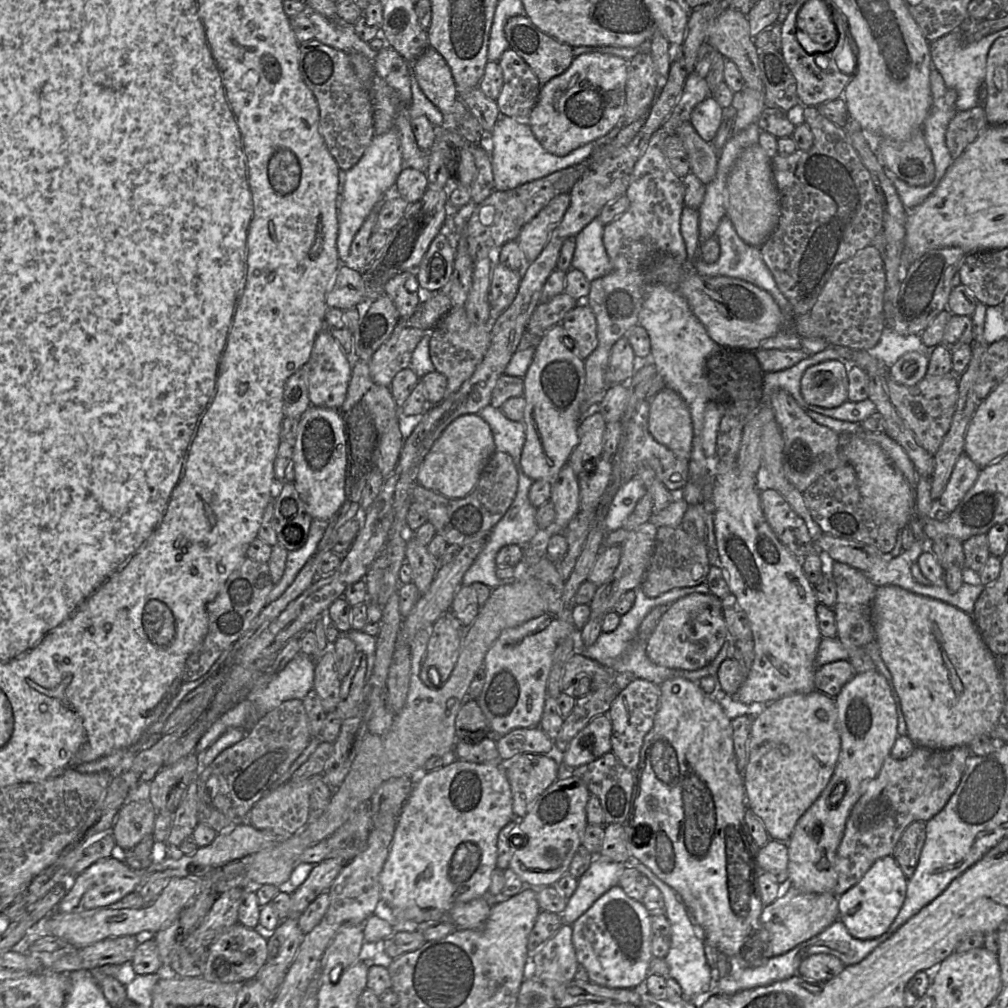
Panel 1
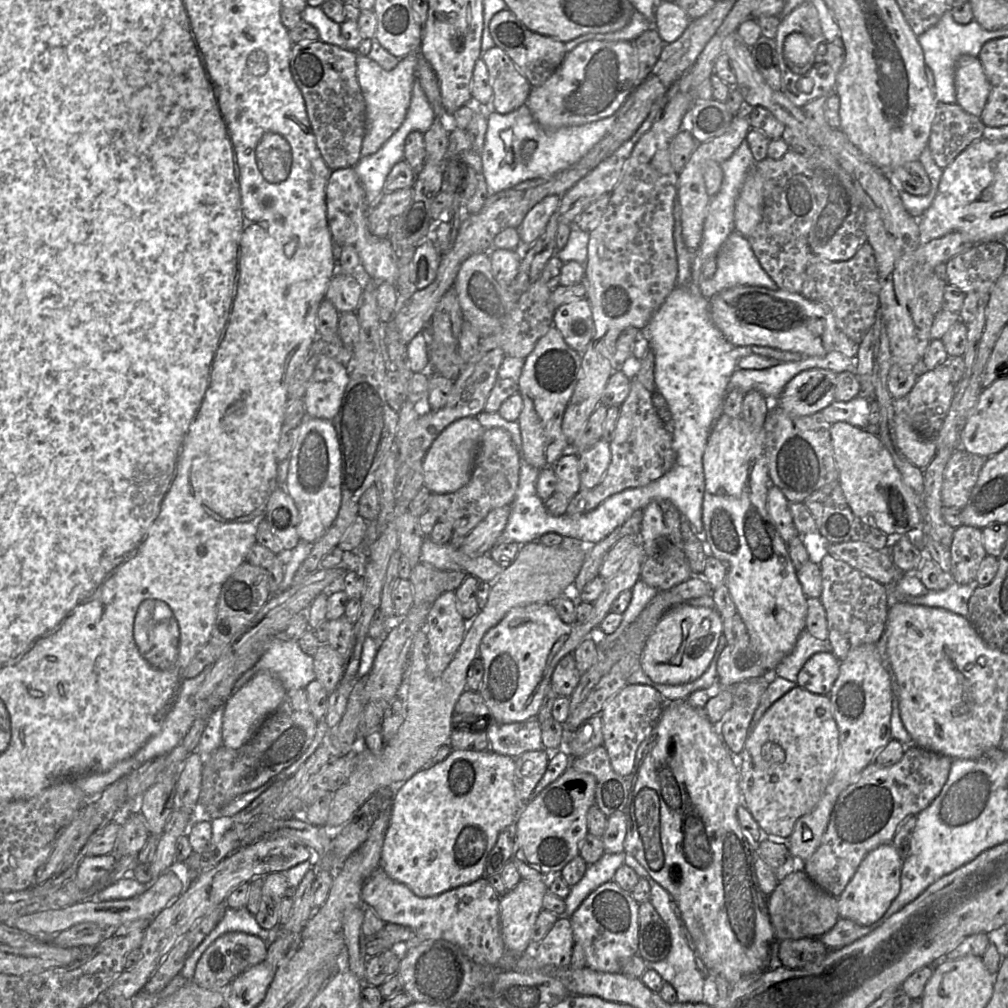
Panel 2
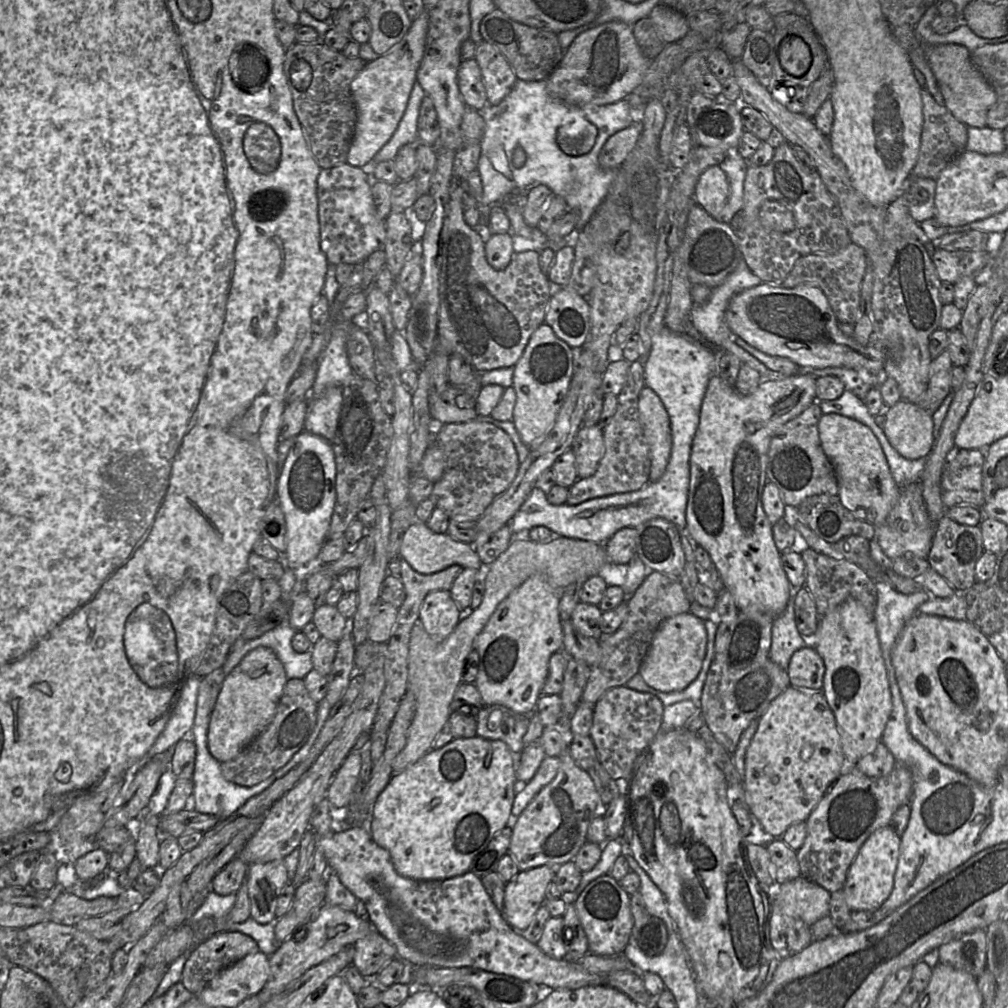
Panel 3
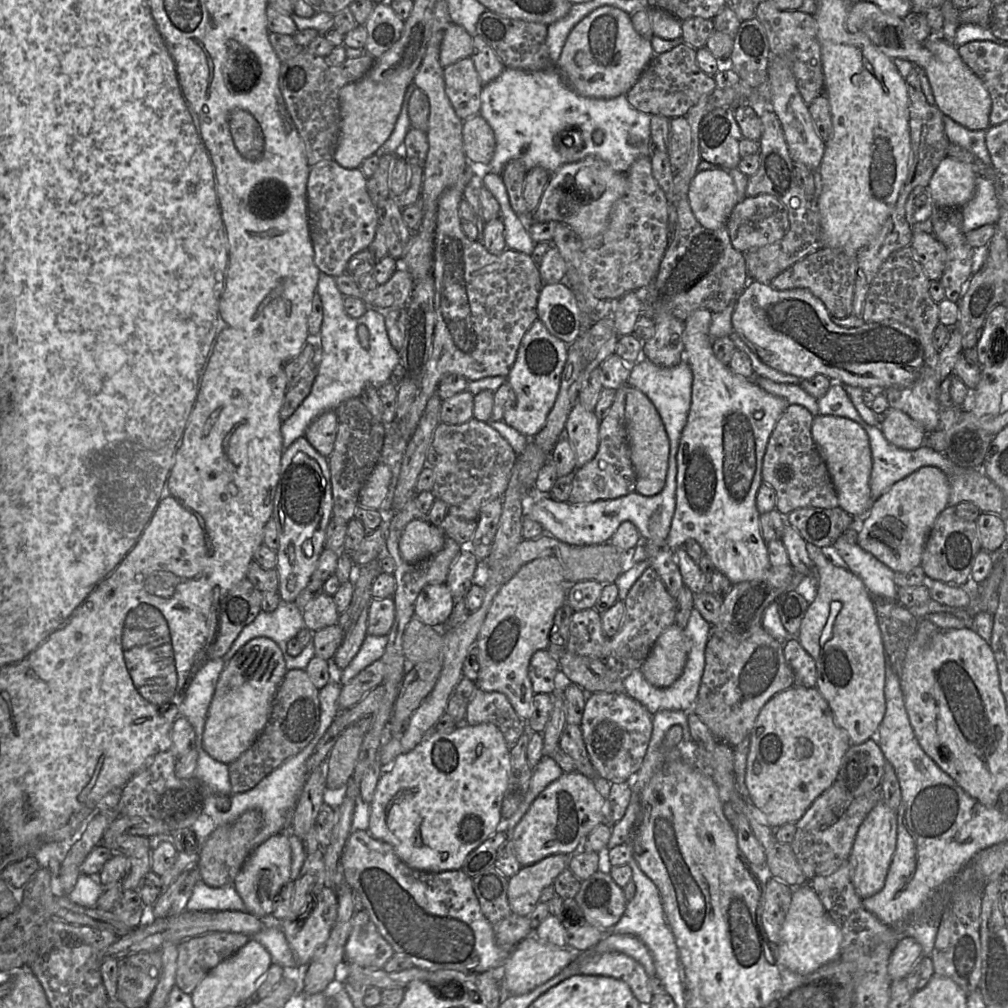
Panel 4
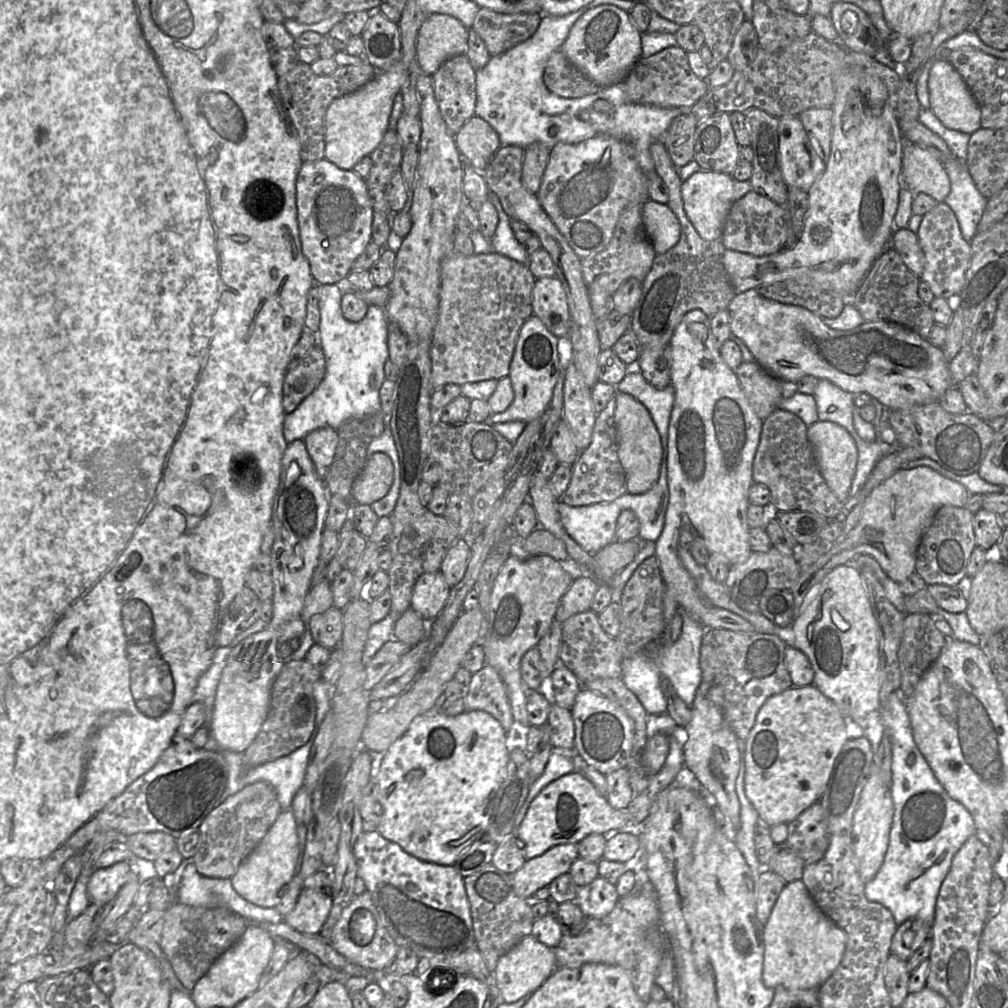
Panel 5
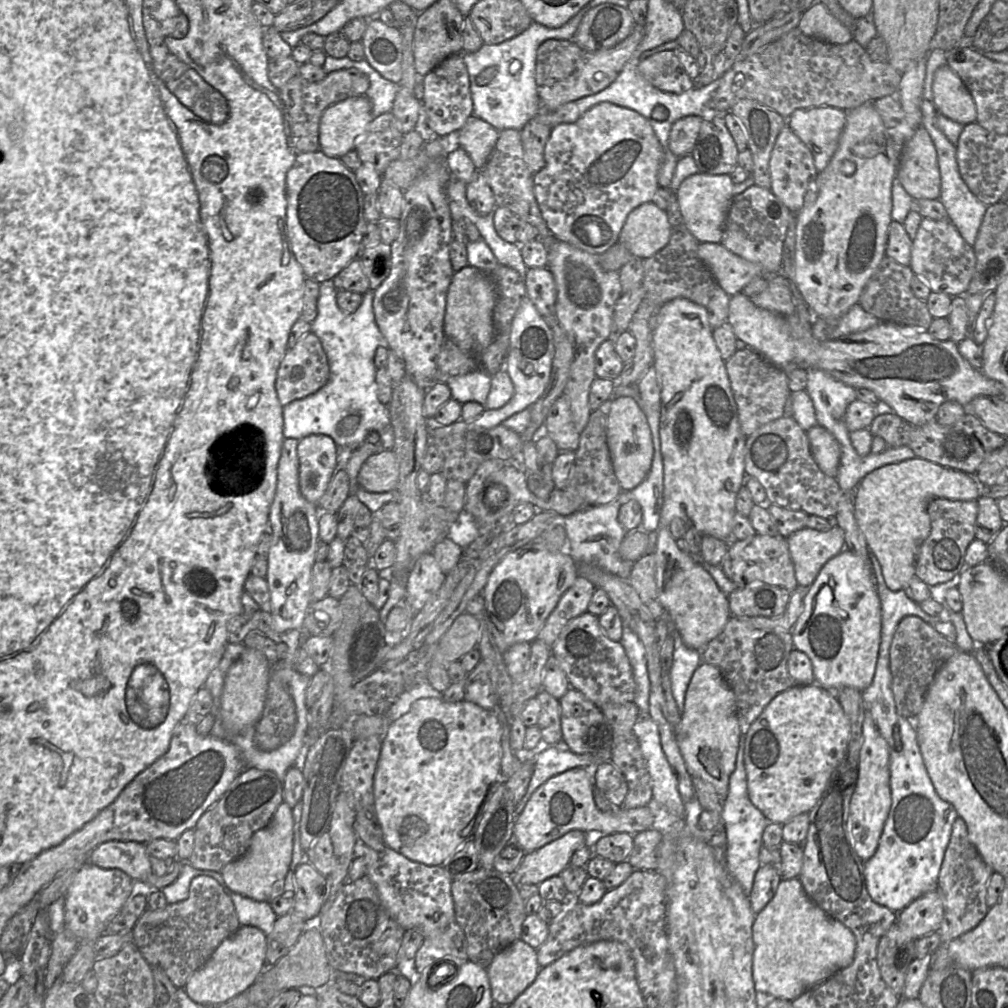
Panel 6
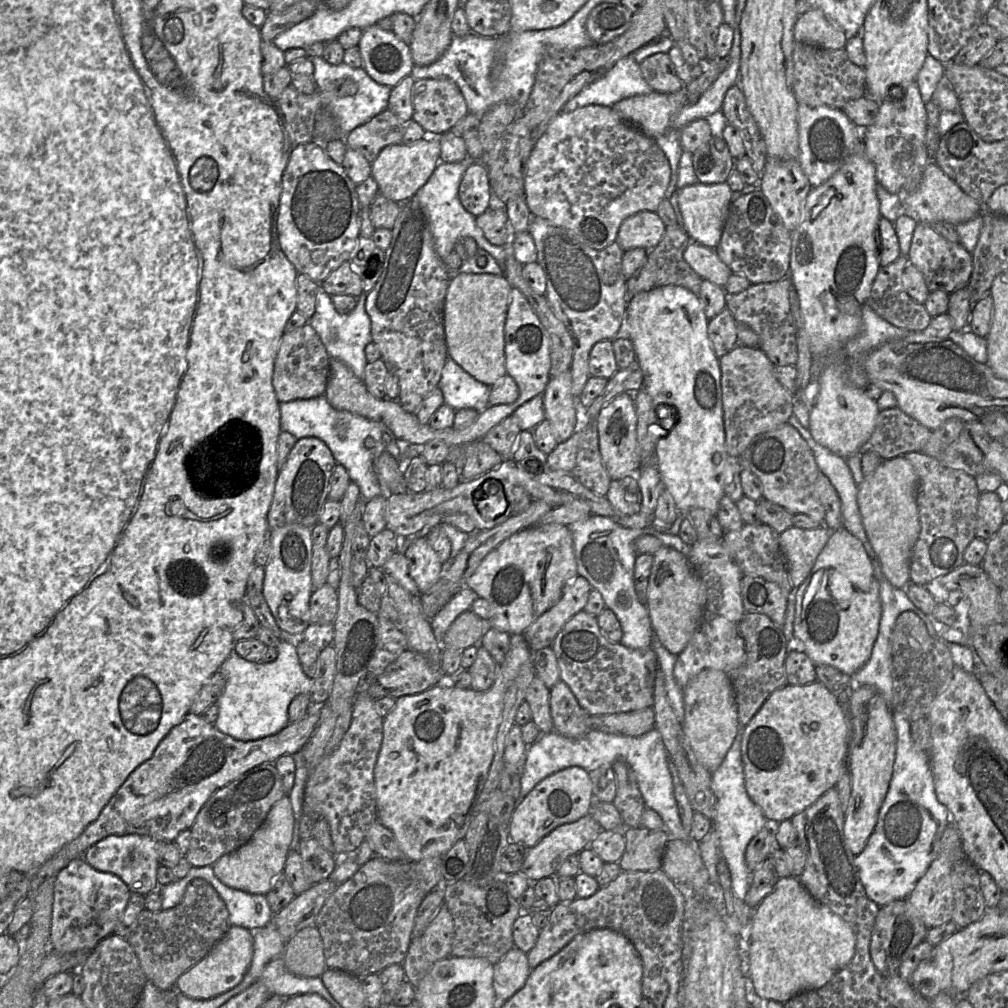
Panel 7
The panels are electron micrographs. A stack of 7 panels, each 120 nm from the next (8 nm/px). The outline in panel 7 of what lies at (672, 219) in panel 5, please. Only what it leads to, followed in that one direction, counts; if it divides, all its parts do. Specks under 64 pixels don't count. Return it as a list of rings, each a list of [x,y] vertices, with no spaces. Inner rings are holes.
[[[641,211],[625,219],[616,242],[624,250],[655,248],[665,234],[666,226],[656,212]]]

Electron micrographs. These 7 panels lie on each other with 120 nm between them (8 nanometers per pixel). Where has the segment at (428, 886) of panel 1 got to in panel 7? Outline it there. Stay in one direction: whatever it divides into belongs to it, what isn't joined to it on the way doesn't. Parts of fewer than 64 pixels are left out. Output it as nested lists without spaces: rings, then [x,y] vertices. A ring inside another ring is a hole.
[[[512,634],[505,660],[498,665],[495,681],[489,690],[481,692],[472,688],[461,689],[451,685],[436,685],[419,694],[399,697],[396,699],[396,705],[392,711],[384,717],[383,740],[374,768],[378,821],[394,834],[407,861],[419,862],[426,858],[442,857],[456,842],[464,839],[471,821],[479,813],[481,794],[494,757],[495,740],[502,719],[506,692],[518,676],[522,666],[529,660],[532,660],[532,651],[524,635]]]

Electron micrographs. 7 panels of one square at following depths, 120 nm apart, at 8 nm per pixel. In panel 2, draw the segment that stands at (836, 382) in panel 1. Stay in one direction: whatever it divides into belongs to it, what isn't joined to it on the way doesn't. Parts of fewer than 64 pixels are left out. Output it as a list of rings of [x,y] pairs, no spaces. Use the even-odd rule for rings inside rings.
[[[812,368],[794,376],[776,400],[776,404],[793,416],[811,415],[833,401],[837,373]]]

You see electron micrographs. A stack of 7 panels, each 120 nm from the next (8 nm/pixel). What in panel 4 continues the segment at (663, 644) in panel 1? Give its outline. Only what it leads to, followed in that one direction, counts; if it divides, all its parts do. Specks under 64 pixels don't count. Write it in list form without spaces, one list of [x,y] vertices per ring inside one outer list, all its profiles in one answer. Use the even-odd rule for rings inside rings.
[[[674,623],[656,639],[640,671],[653,686],[669,687],[681,676],[689,650],[684,628]]]

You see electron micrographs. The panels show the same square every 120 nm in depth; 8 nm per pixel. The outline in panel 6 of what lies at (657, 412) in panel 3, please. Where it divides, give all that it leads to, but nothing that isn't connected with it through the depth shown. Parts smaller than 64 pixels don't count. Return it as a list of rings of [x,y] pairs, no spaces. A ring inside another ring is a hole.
[[[628,396],[612,397],[606,436],[614,472],[620,487],[622,491],[630,491],[647,477],[654,454],[647,417],[633,398]]]

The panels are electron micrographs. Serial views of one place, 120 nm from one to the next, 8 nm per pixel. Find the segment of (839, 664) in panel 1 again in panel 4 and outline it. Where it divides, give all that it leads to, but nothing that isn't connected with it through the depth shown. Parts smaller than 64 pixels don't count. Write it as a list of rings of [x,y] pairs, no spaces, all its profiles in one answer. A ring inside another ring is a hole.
[[[796,639],[782,644],[784,658],[793,672],[793,686],[816,687],[817,667],[815,660]]]

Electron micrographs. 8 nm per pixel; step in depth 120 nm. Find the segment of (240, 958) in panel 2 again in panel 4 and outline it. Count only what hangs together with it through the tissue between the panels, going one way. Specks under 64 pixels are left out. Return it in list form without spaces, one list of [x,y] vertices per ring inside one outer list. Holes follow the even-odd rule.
[[[217,931],[182,941],[177,946],[176,985],[191,995],[211,969],[234,955],[249,939],[244,933]]]

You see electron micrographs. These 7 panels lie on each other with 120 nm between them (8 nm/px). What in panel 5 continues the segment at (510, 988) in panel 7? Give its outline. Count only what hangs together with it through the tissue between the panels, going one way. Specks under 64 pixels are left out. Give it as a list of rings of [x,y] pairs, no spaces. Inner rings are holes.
[[[531,935],[521,939],[498,960],[493,982],[502,1002],[513,1003],[537,990],[557,968],[554,948],[540,943]]]

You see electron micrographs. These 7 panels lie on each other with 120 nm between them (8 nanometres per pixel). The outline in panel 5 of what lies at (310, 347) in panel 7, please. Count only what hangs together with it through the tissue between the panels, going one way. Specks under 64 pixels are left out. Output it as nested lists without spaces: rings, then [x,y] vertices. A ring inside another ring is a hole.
[[[317,343],[306,354],[290,363],[282,389],[285,414],[293,412],[323,380],[326,371],[324,353]]]

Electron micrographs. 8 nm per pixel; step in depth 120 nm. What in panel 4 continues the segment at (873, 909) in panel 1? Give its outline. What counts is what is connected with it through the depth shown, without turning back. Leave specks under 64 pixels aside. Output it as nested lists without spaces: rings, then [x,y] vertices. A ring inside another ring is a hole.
[[[884,801],[878,802],[867,814],[858,828],[849,865],[851,880],[855,891],[861,899],[871,897],[880,892],[895,852],[897,840],[897,815]]]

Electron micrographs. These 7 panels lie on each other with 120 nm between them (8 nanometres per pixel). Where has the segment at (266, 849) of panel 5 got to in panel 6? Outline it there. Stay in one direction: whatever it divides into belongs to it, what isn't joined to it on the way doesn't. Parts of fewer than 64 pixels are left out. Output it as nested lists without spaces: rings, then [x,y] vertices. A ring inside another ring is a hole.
[[[282,802],[269,824],[253,835],[245,854],[221,870],[223,879],[233,892],[256,901],[267,902],[281,894],[292,861],[293,825],[292,809],[287,803]]]

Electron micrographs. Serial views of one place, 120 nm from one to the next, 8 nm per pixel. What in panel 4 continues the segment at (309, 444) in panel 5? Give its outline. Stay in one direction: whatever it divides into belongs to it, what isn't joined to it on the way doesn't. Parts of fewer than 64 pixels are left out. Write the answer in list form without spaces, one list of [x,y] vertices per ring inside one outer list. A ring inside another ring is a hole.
[[[330,410],[317,417],[307,428],[305,437],[315,450],[329,458],[337,436],[338,417]]]

